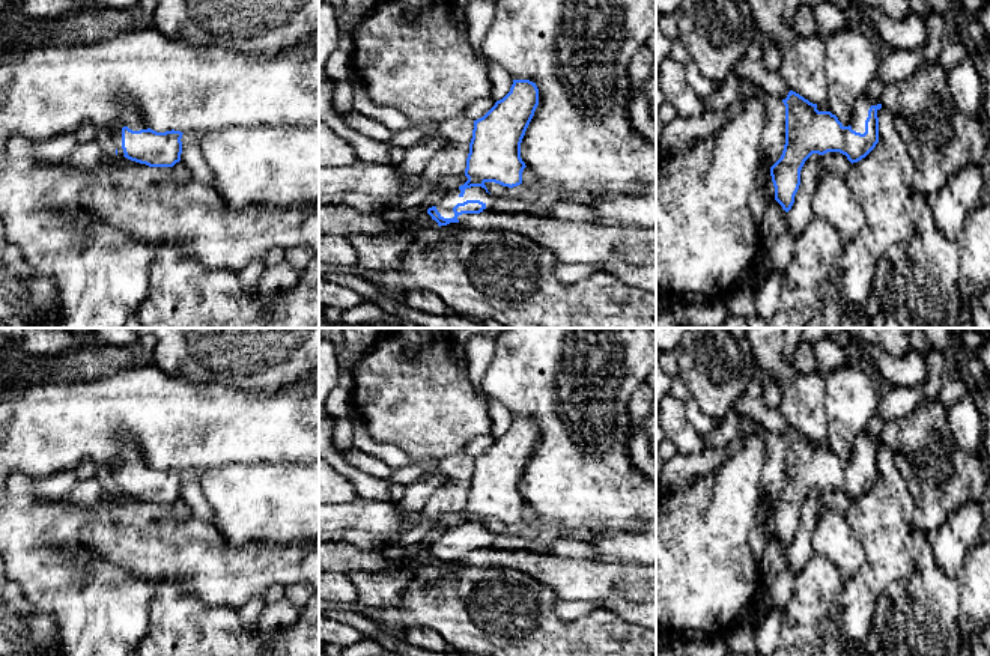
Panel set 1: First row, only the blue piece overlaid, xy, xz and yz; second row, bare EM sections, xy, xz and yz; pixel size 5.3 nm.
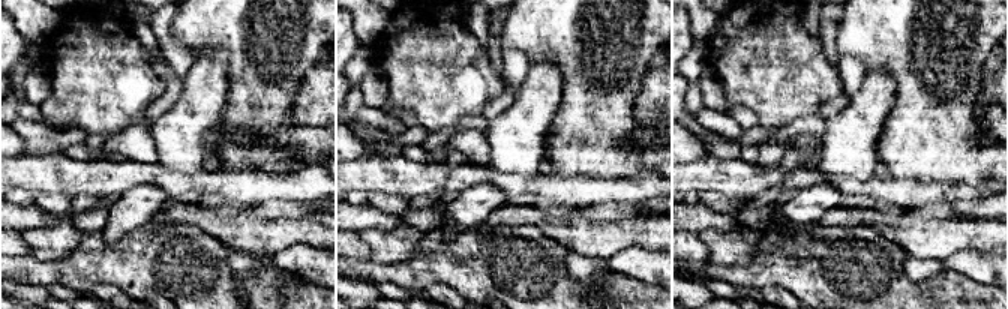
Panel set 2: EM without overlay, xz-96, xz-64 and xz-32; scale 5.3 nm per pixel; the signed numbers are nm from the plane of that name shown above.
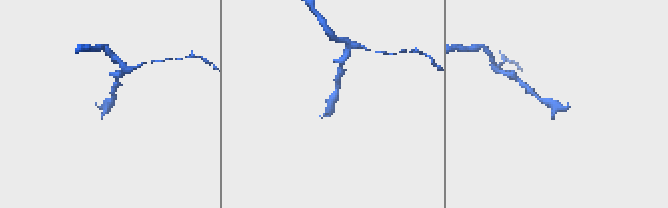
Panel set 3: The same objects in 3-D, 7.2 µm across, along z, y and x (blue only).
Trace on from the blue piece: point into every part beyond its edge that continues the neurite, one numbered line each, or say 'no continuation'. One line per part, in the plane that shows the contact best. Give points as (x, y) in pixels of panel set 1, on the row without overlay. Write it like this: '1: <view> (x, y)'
1: xz (450, 536)

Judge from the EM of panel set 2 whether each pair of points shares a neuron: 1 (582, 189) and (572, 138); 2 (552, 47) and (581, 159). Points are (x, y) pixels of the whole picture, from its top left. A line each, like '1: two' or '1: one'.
1: two
2: one

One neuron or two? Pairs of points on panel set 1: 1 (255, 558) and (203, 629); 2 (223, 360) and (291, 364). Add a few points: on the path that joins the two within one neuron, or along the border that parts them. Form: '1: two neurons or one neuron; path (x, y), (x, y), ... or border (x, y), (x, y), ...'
1: two neurons; border (187, 593), (209, 605), (229, 605), (239, 610)
2: one neuron; path (239, 358), (274, 358)

